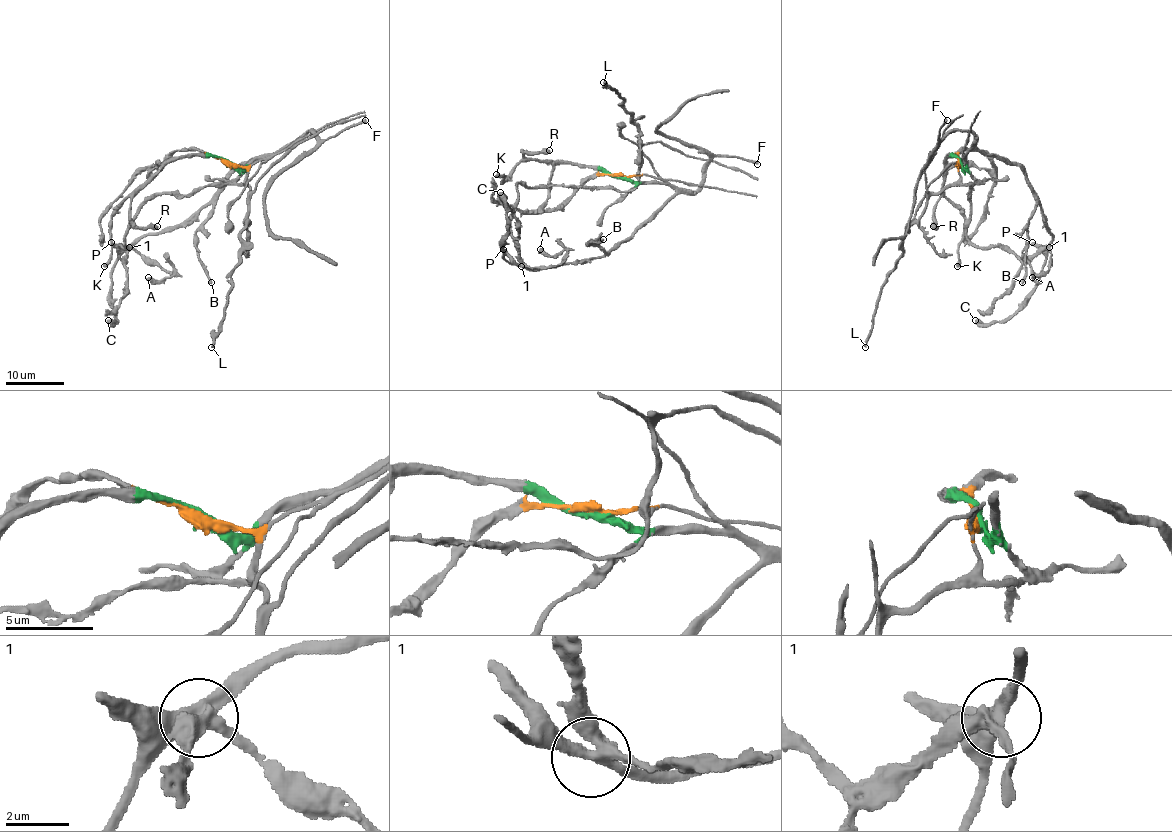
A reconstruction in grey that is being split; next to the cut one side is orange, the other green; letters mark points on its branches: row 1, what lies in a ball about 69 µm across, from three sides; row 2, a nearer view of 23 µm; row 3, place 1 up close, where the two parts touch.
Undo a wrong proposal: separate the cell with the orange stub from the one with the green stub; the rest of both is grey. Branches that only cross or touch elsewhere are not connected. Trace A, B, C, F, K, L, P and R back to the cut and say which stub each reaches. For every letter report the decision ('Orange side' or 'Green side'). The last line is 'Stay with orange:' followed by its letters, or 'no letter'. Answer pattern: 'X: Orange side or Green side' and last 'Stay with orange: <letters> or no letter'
A: Orange side
B: Green side
C: Green side
F: Green side
K: Green side
L: Orange side
P: Green side
R: Green side
Stay with orange: A, L

